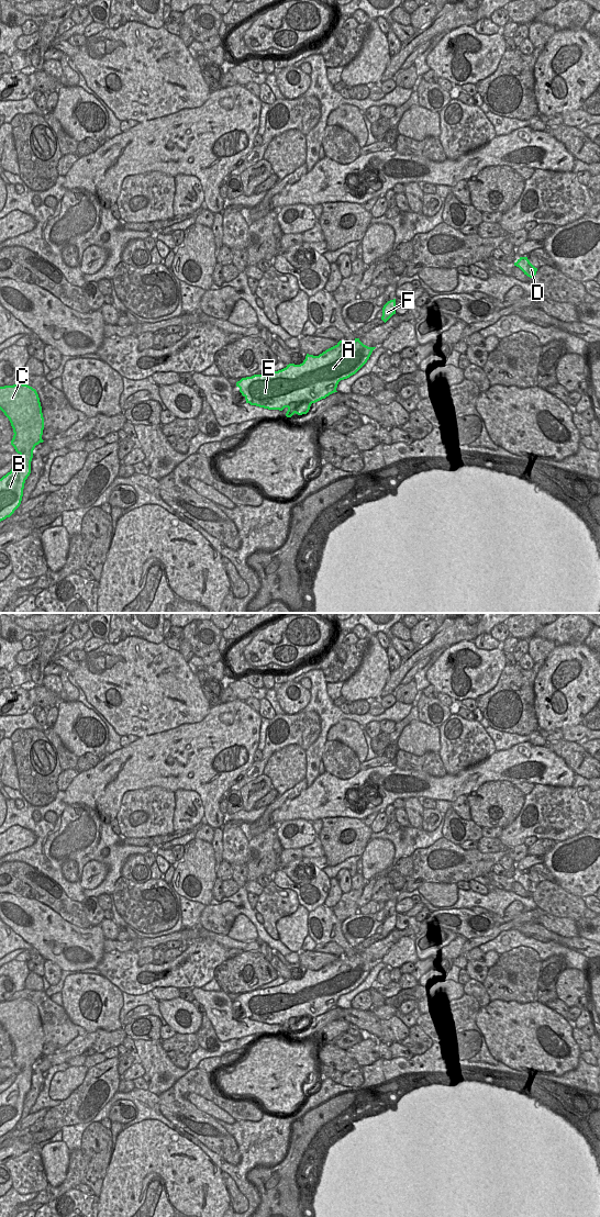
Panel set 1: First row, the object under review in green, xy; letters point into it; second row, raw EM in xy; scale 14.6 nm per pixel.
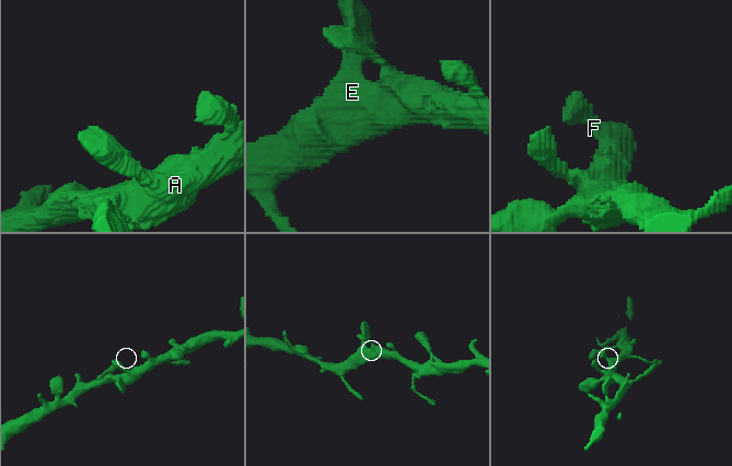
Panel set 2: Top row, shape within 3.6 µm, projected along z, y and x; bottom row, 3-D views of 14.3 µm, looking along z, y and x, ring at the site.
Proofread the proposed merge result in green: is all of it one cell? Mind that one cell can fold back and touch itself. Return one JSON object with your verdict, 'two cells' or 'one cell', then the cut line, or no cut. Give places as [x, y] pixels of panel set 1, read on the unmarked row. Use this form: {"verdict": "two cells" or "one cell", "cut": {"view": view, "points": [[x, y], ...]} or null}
{"verdict": "one cell", "cut": null}

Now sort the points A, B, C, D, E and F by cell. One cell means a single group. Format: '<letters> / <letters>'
A B C D E F

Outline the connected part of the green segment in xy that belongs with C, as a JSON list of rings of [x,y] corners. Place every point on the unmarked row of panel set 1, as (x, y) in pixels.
[[[27,1000],[0,1002],[0,1025],[13,1043],[11,1060],[20,1070],[14,1082],[0,1094],[0,1137],[20,1121],[24,1098],[31,1088],[36,1060],[43,1058],[44,1032],[38,1009]]]

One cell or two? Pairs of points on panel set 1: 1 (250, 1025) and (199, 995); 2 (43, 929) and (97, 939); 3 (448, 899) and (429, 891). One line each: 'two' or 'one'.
1: one
2: one
3: one

